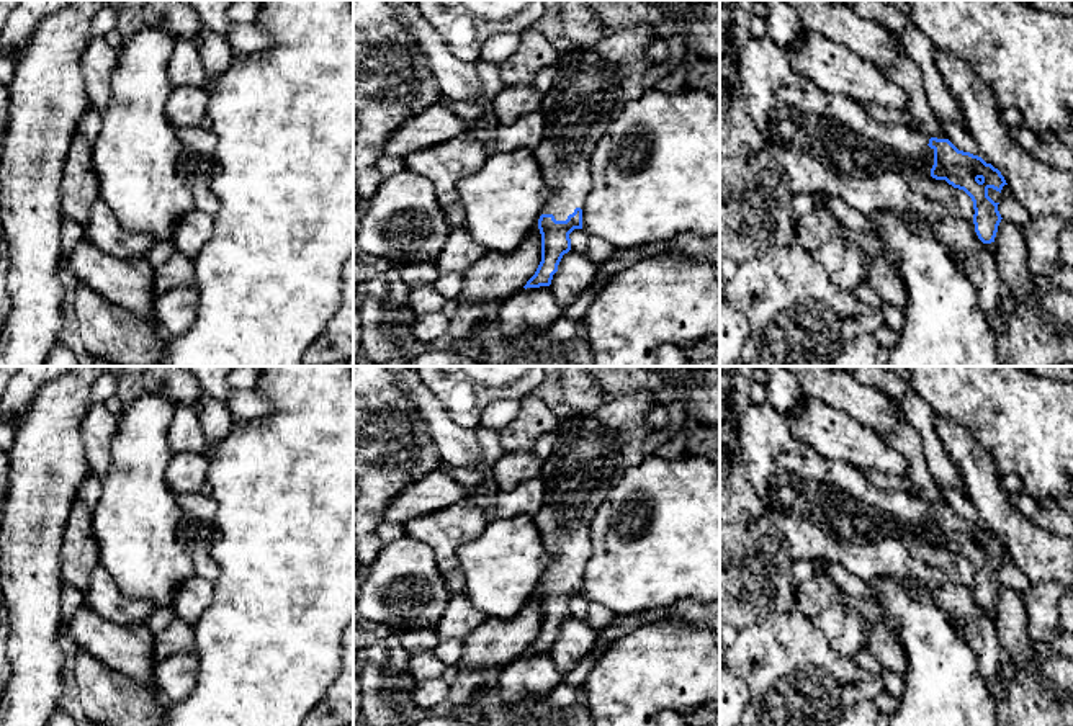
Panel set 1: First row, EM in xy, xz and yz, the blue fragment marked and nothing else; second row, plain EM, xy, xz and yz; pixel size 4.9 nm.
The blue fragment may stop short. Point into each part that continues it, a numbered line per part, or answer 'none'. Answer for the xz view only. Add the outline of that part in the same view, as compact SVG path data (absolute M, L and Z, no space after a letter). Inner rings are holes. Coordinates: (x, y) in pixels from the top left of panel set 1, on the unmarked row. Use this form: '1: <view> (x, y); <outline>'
1: xz (594, 448); M636 389L595 410L576 412L556 428L554 453L540 469L543 505L535 517L543 544L551 554L541 580L566 587L576 574L582 576L592 553L590 522L623 474L643 463L643 443L654 432L646 425L646 417L653 409L653 392Z

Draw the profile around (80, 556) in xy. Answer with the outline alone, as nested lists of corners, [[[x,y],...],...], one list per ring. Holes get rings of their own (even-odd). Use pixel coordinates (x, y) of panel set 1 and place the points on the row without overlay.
[[[88,471],[75,495],[62,536],[62,580],[83,594],[90,585],[93,569],[100,564],[92,517],[101,495],[101,482],[101,477]]]

